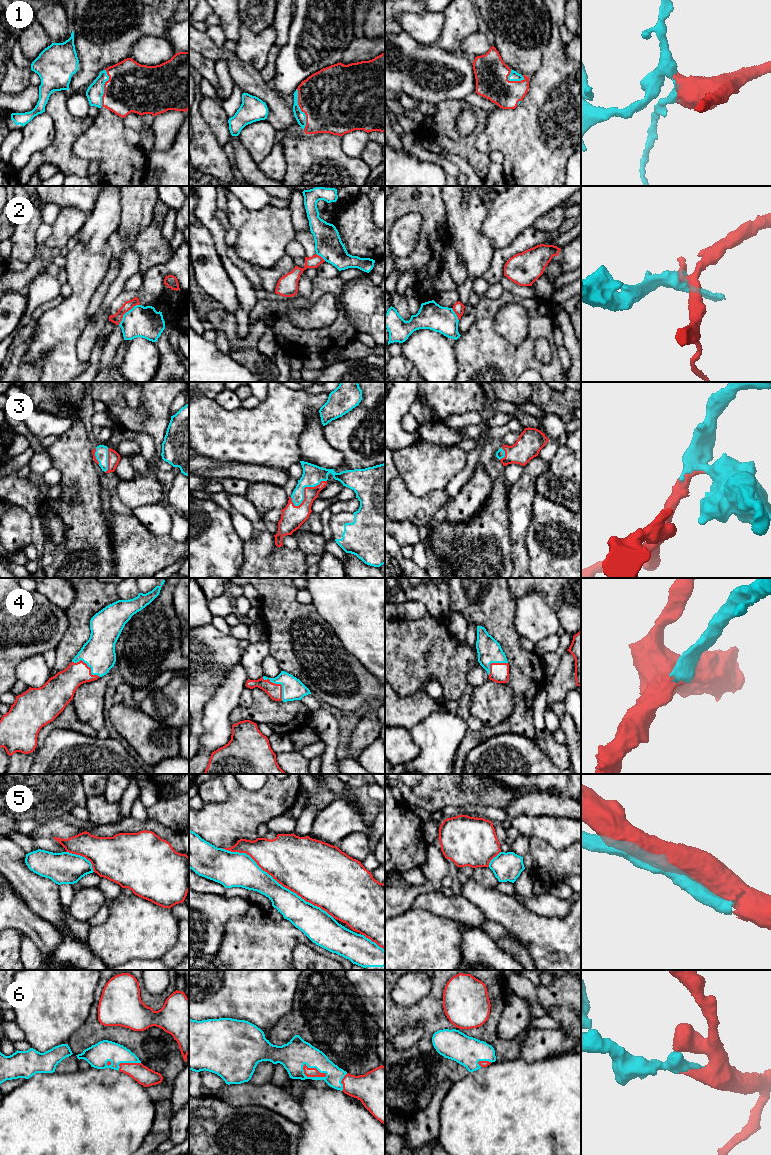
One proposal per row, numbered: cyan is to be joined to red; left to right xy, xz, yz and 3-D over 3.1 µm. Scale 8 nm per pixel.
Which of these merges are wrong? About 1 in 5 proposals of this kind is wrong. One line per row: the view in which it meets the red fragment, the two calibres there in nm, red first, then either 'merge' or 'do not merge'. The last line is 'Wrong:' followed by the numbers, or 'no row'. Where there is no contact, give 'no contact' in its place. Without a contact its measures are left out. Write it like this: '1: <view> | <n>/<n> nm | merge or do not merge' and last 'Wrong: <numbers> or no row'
1: xz | 460/90 nm | merge
2: xy | 80/260 nm | do not merge
3: xz | 180/160 nm | merge
4: xz | 110/180 nm | merge
5: xz | 460/220 nm | merge
6: xz | 80/220 nm | merge
Wrong: 2

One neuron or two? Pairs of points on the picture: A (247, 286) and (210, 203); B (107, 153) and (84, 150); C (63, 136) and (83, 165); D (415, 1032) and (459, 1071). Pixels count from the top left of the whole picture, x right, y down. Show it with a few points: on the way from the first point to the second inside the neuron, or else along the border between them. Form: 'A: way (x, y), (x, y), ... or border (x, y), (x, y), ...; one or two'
A: way (228, 265), (222, 253), (219, 233), (212, 224); one
B: way (101, 150), (90, 150); one
C: way (63, 145), (63, 151), (74, 162); one
D: border (421, 1026), (422, 1037), (411, 1047), (401, 1050); two

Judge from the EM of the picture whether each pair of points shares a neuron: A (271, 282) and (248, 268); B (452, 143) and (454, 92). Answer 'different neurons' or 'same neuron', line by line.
A: different neurons
B: different neurons

